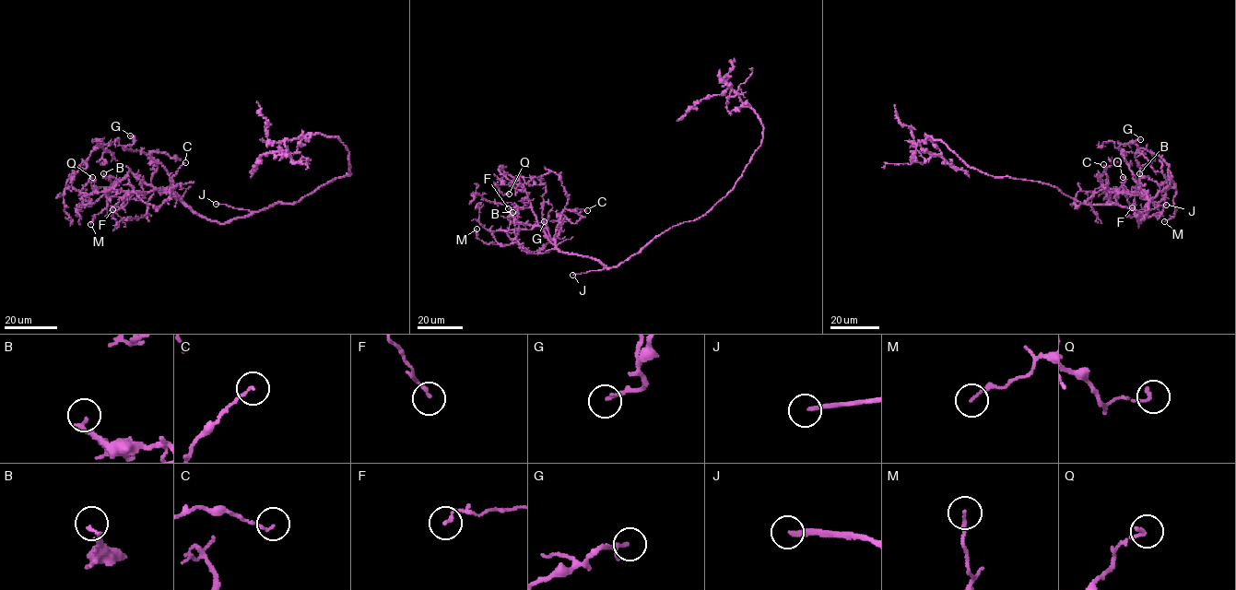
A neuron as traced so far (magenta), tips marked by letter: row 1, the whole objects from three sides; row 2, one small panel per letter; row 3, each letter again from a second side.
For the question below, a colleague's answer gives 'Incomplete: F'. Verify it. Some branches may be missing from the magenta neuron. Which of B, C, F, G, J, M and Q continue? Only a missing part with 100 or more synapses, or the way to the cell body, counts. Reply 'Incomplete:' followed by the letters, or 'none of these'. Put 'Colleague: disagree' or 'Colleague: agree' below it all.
Incomplete: J
Colleague: disagree

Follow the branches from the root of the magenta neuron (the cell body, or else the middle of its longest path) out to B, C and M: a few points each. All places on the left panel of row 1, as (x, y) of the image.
B: (283, 203), (218, 223), (194, 214), (168, 191), (147, 185), (130, 171), (113, 183), (103, 173)
C: (283, 203), (222, 223), (210, 221), (169, 193), (173, 186), (172, 177), (185, 162)
M: (283, 203), (218, 223), (130, 171), (106, 190), (107, 207), (90, 224)

